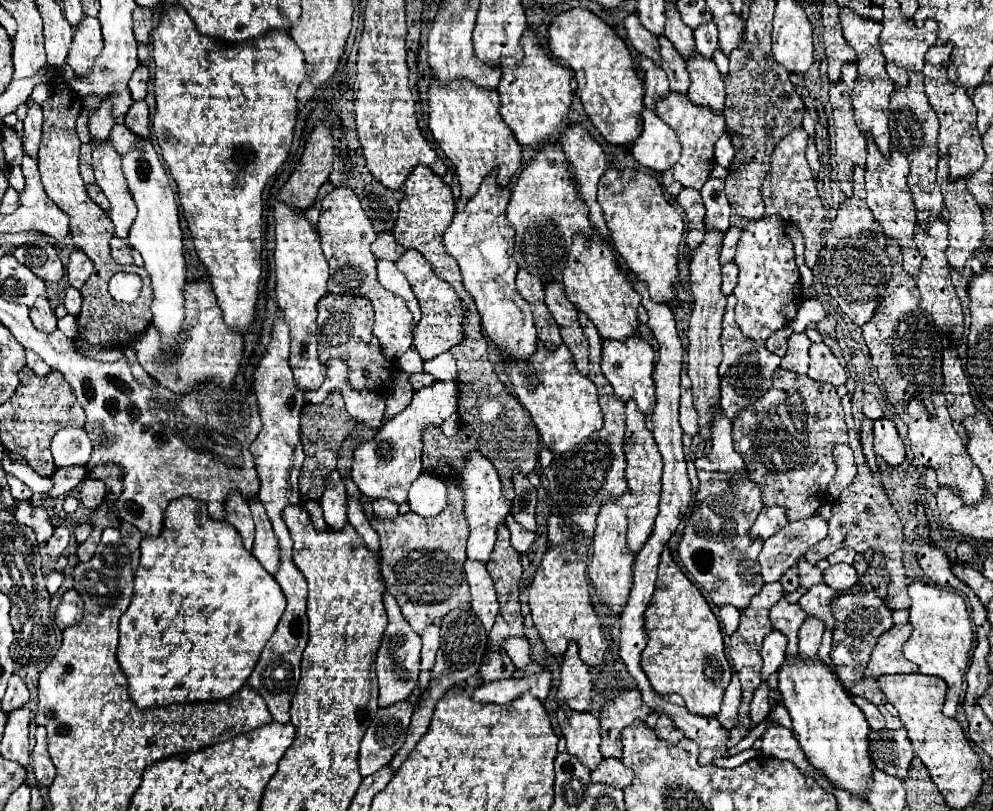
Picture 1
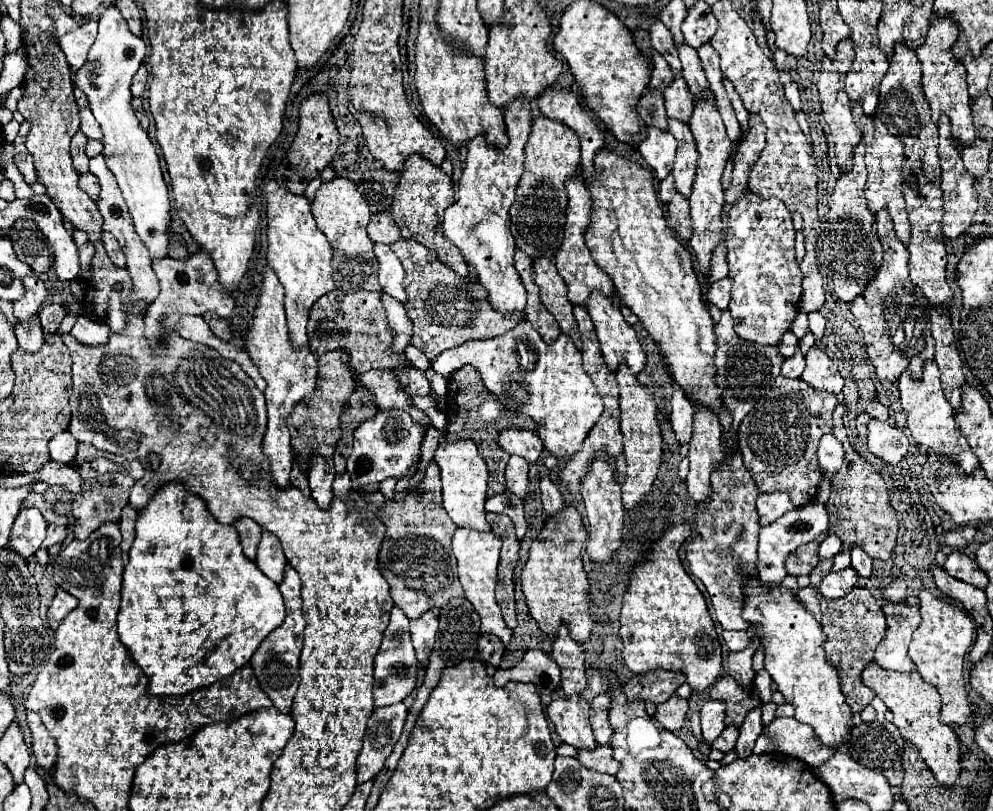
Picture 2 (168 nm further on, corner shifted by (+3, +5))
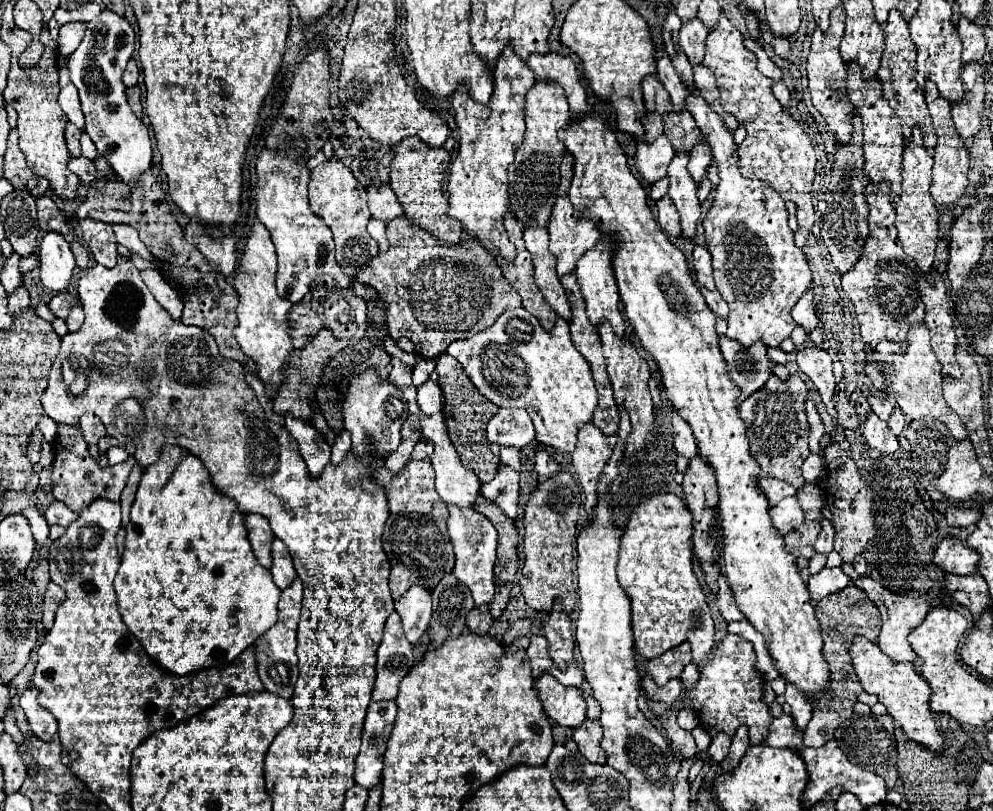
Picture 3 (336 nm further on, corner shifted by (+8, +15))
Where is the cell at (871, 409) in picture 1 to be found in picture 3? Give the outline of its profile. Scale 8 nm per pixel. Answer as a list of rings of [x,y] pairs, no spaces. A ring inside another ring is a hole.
[[[869,397],[869,405],[871,405],[873,413],[875,413],[879,419],[883,419],[883,421],[887,421],[887,419],[891,417],[891,413],[893,413],[893,403],[889,403],[889,401],[883,399],[883,397]]]

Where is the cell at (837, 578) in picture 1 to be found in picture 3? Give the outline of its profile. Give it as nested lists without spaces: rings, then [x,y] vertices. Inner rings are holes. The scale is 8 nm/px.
[[[837,567],[837,569],[823,569],[819,571],[817,575],[811,575],[807,587],[809,587],[809,593],[811,593],[811,599],[813,601],[819,601],[827,595],[833,595],[833,593],[839,593],[841,589],[845,589],[849,585],[849,577]]]

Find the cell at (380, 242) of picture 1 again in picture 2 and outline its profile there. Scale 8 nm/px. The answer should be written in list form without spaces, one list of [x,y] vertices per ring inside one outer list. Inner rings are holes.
[[[376,213],[372,217],[372,221],[368,223],[368,237],[374,243],[384,243],[384,245],[392,245],[394,241],[400,239],[400,229],[394,223],[390,213]]]

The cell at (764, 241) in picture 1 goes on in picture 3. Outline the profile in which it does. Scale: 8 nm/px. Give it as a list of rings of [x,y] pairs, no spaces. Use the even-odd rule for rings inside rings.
[[[697,89],[689,91],[685,109],[693,115],[705,141],[709,141],[721,177],[711,209],[703,219],[703,229],[707,249],[713,257],[717,291],[729,305],[727,337],[739,341],[743,347],[751,347],[757,341],[767,347],[779,347],[795,327],[791,317],[793,305],[811,287],[811,269],[805,253],[793,241],[785,201],[767,183],[747,179],[739,173],[733,133],[725,129],[721,117],[703,101]]]

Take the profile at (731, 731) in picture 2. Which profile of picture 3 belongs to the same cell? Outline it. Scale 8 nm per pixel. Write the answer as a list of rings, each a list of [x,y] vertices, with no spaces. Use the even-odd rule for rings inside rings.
[[[719,733],[717,737],[713,737],[713,741],[709,745],[709,757],[711,757],[711,761],[721,763],[727,757],[727,753],[729,753],[729,745],[731,745],[731,739],[725,733]]]

